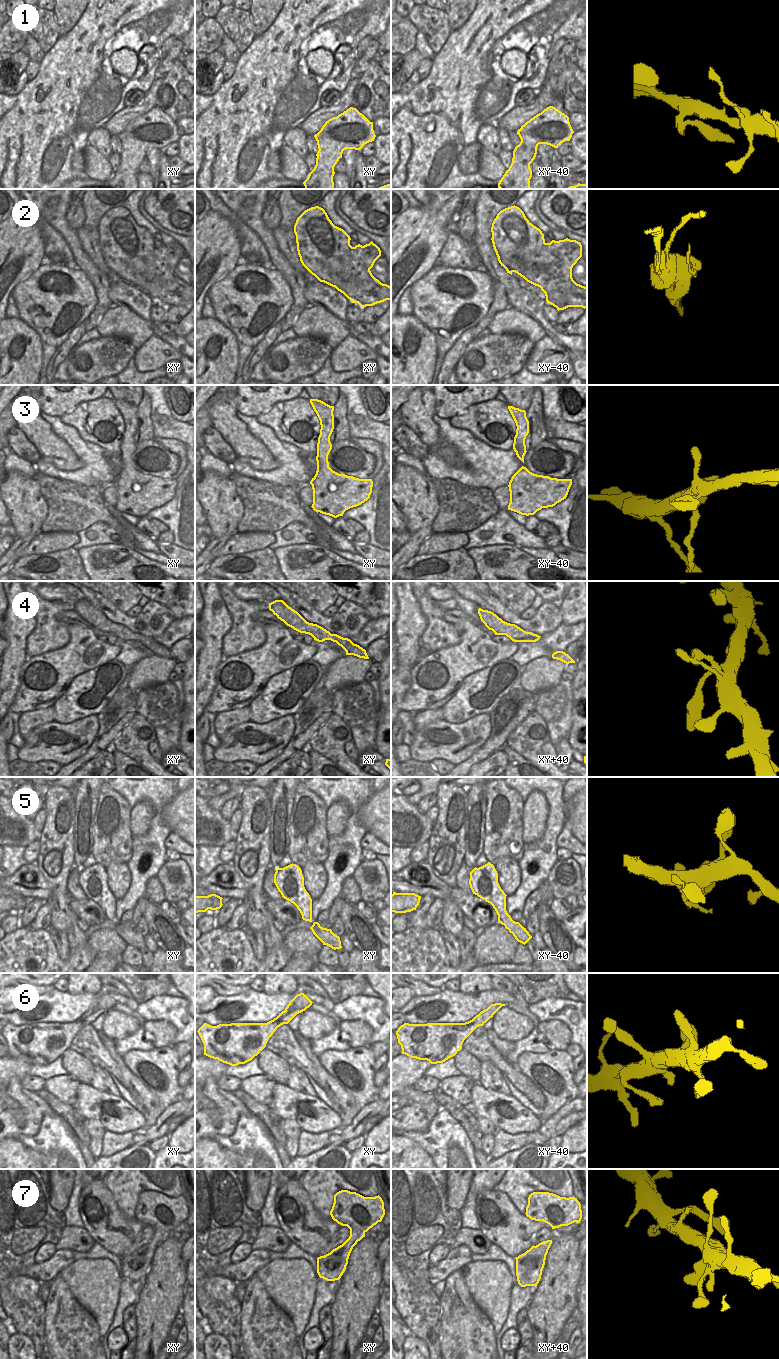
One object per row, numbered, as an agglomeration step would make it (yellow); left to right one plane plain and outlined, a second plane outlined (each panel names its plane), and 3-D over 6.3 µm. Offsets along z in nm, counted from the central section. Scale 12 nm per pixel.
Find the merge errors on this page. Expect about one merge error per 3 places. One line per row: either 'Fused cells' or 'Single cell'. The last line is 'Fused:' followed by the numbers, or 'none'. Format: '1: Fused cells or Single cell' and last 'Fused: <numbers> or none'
1: Fused cells
2: Fused cells
3: Single cell
4: Single cell
5: Single cell
6: Single cell
7: Single cell
Fused: 1, 2.

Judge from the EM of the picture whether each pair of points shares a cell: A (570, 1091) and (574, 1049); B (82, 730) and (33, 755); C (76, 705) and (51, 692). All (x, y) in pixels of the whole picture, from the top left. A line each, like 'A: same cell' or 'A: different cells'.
A: different cells
B: same cell
C: different cells

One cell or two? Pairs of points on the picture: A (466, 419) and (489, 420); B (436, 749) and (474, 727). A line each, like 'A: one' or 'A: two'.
A: one
B: one

